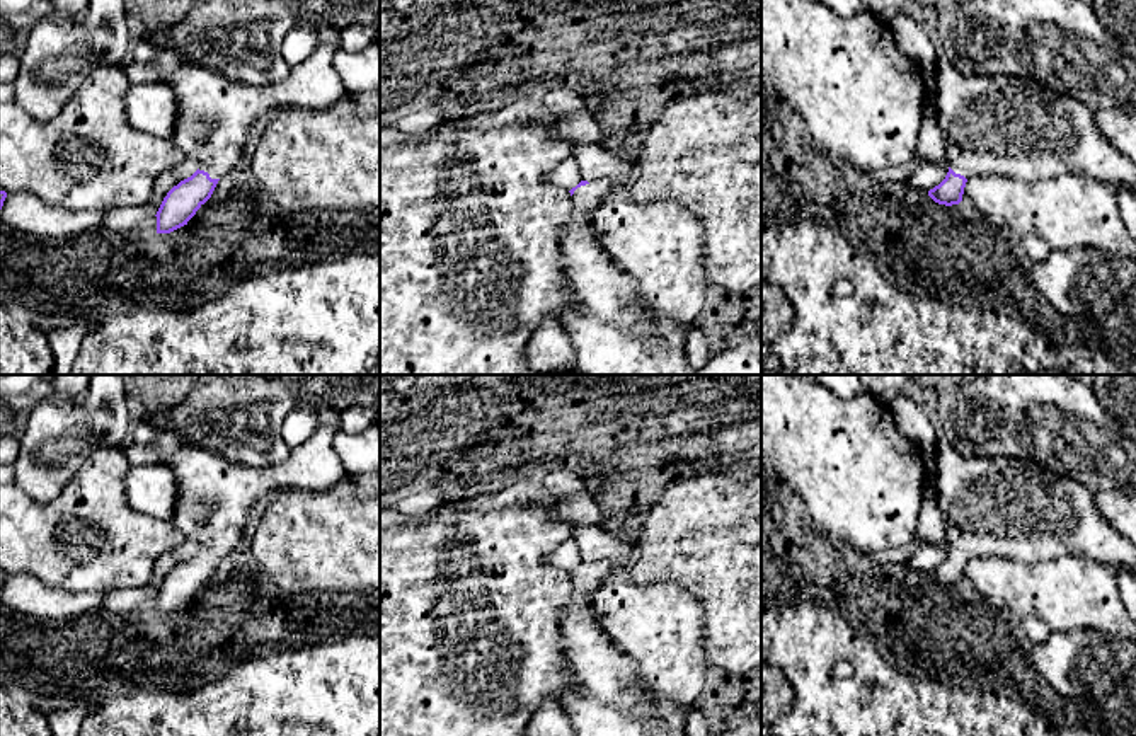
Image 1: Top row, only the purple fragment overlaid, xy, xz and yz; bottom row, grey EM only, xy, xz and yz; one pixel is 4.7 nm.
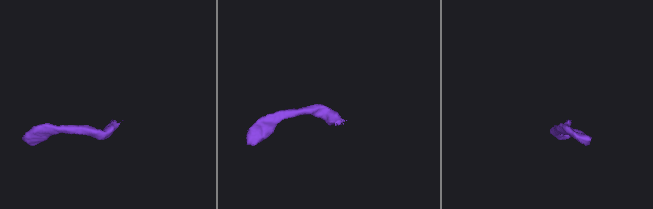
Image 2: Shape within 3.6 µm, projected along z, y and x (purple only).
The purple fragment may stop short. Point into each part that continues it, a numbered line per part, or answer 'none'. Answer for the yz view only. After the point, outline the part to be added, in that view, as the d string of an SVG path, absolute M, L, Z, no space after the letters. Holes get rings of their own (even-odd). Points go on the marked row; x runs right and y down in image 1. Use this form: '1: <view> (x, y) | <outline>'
1: yz (1004, 125) | M944 56L935 63L938 128L949 167L964 175L996 174L1022 181L1076 174L1100 182L1124 182L1136 191L1136 164L1097 129L1078 99L1012 75L962 75Z

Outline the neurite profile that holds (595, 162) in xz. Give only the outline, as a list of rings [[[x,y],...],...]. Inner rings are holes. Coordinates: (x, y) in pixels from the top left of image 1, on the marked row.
[[[576,143],[571,155],[577,160],[582,181],[588,182],[598,179],[617,182],[637,172],[637,164],[630,157],[598,145]]]

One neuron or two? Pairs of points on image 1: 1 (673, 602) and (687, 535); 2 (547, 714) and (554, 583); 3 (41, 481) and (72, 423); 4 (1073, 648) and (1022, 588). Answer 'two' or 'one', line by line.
1: two
2: two
3: one
4: two

